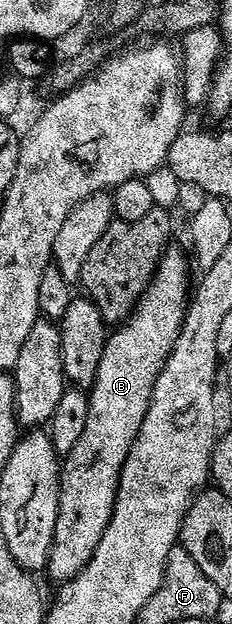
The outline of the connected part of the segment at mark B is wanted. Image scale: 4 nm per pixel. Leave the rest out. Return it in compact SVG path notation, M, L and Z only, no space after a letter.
M175 247L167 248L156 267L154 277L148 283L142 297L134 305L130 316L117 326L118 329L109 334L104 343L104 355L100 355L100 367L96 367L96 379L91 383L88 396L88 420L76 447L65 454L60 465L58 486L60 487L60 507L56 515L56 531L52 539L50 557L46 560L45 572L57 583L72 580L92 559L96 551L96 543L100 543L100 535L104 535L104 527L108 527L108 519L112 515L112 507L118 490L118 480L124 459L128 459L128 451L140 431L140 423L144 423L144 415L148 411L148 403L152 399L152 387L176 343L182 330L182 317L186 314L188 289L186 293L186 276L192 273L192 265L187 254Z

